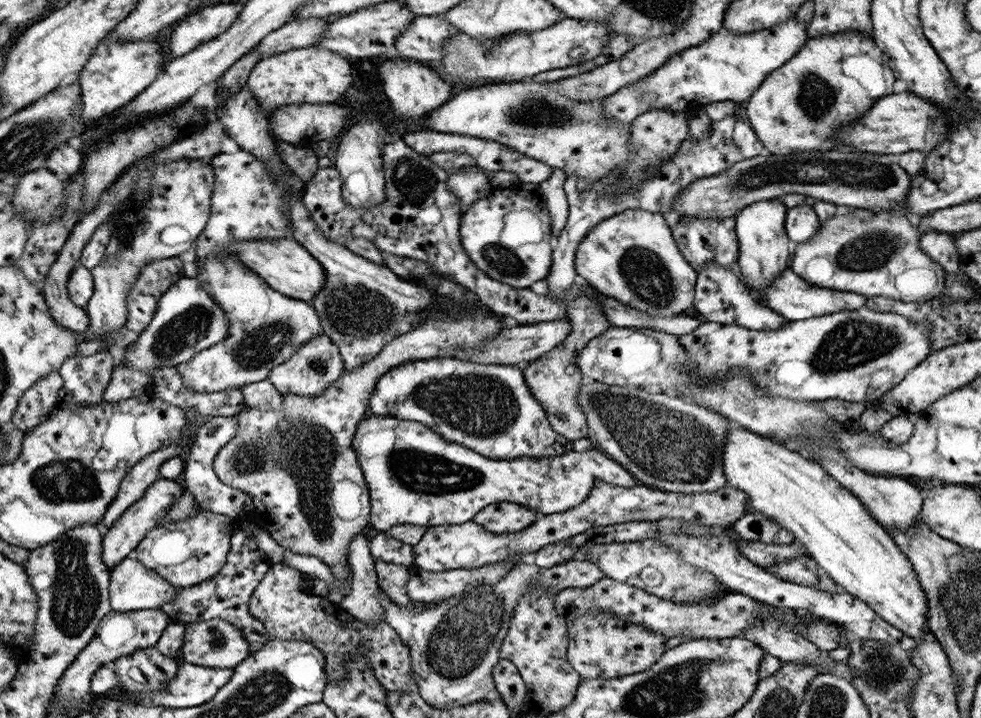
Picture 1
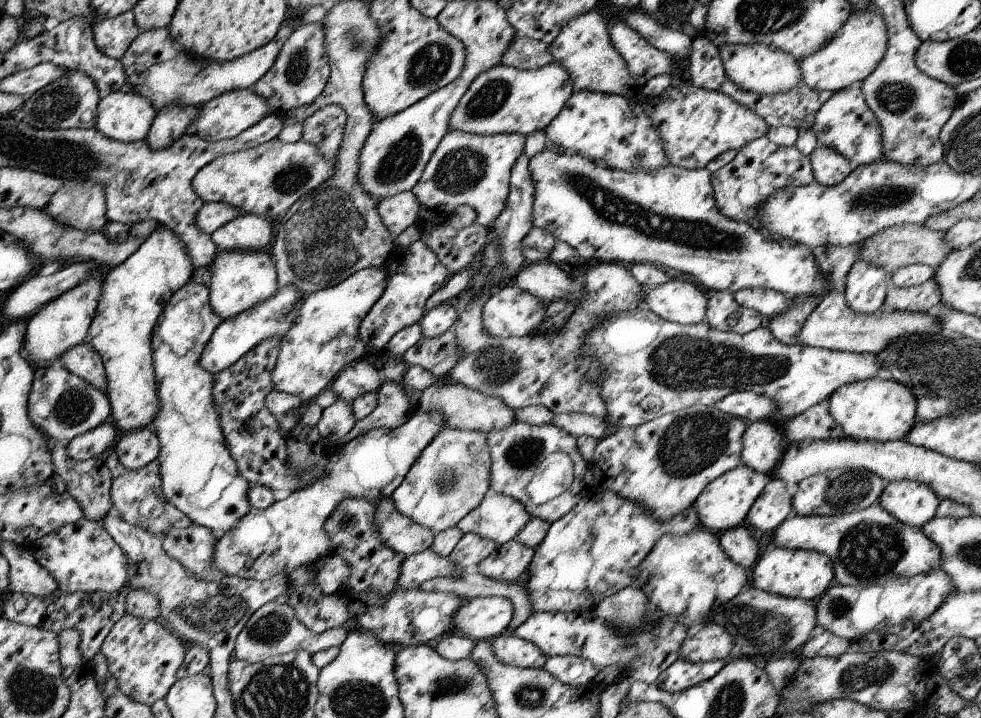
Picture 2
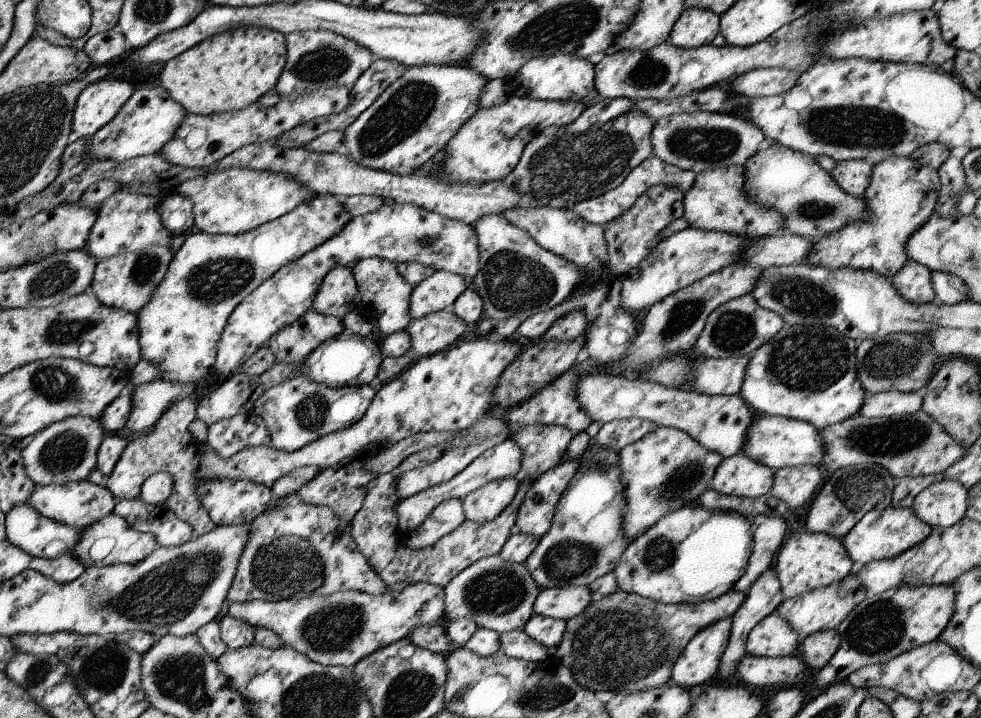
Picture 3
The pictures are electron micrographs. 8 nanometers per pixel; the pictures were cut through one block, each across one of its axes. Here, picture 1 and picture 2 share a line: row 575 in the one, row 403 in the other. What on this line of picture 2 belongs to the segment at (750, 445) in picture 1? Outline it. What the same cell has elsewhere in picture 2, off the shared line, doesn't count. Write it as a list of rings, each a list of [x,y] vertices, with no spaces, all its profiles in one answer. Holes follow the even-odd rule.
[[[870,378],[840,386],[827,399],[829,414],[840,424],[846,436],[861,441],[905,440],[916,424],[915,397],[906,385],[891,379]]]

